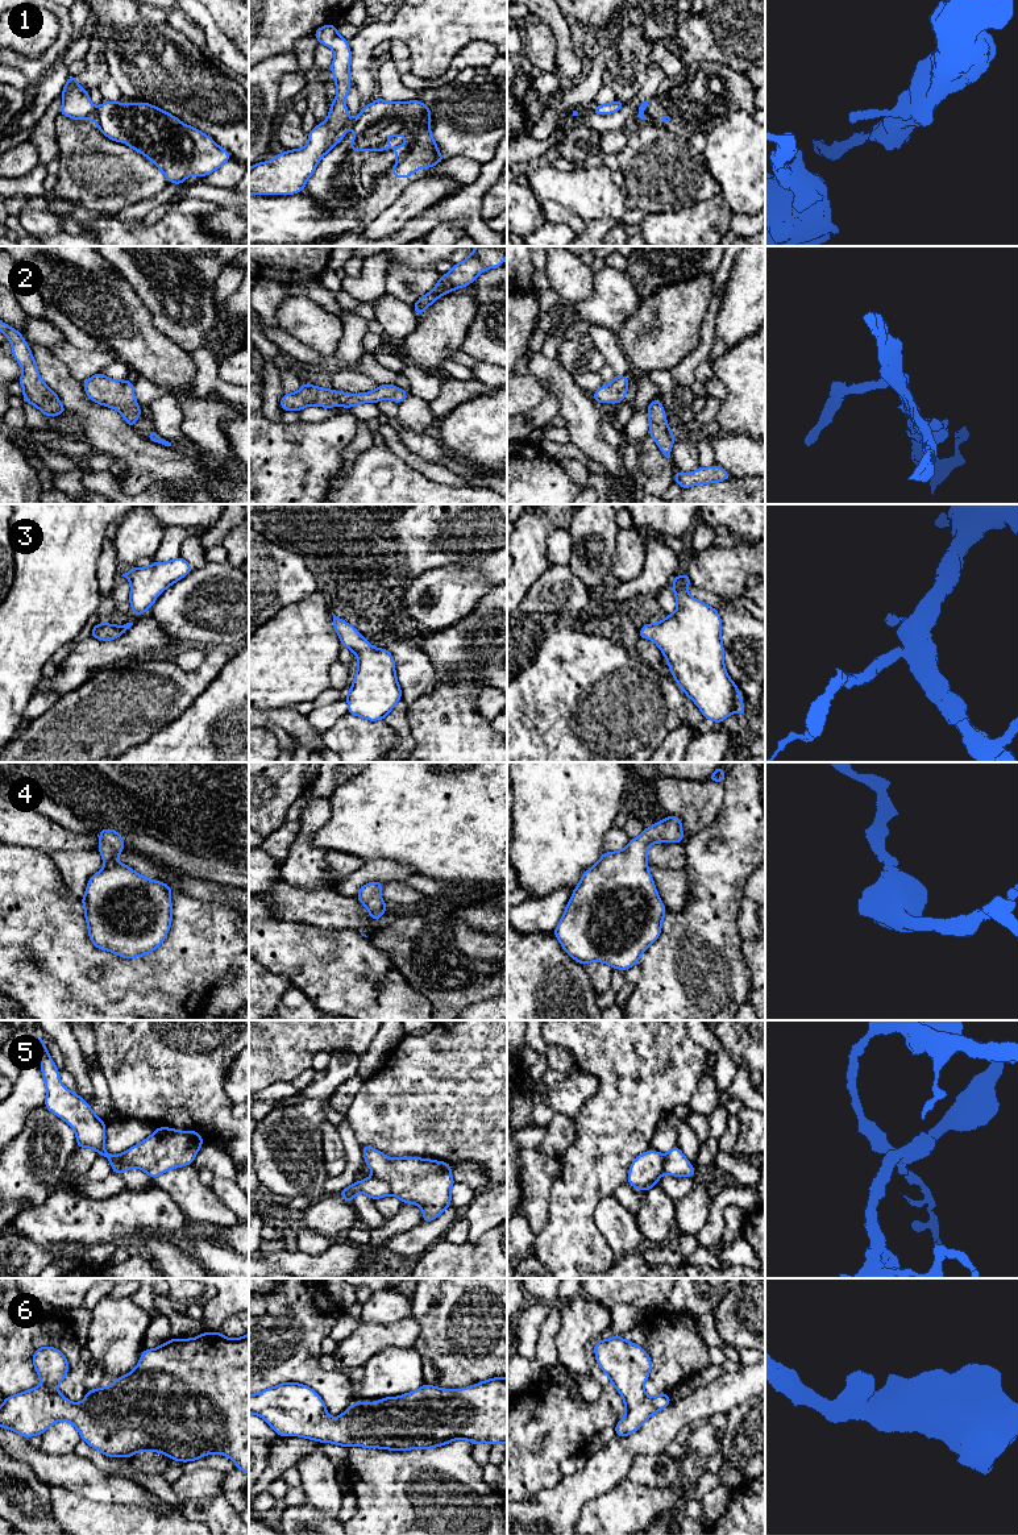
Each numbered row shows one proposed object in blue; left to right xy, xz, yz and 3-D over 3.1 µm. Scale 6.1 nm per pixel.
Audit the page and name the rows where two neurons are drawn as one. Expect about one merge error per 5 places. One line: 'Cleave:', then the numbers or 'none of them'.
Cleave: 1, 5

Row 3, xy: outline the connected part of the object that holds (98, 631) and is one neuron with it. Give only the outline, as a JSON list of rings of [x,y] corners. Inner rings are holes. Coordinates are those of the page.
[[[99,623],[92,628],[90,637],[94,637],[96,640],[111,641],[111,640],[120,637],[132,625],[133,625],[133,623],[126,623],[124,625],[113,625],[113,624],[109,624],[109,623],[105,623],[105,624]]]

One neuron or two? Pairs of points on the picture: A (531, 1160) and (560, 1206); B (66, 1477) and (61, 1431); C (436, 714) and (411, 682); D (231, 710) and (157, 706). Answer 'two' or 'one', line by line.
A: two
B: two
C: two
D: two

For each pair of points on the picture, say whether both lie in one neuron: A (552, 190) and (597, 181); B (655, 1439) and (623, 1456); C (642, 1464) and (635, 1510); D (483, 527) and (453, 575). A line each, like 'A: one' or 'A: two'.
A: one
B: one
C: two
D: two

